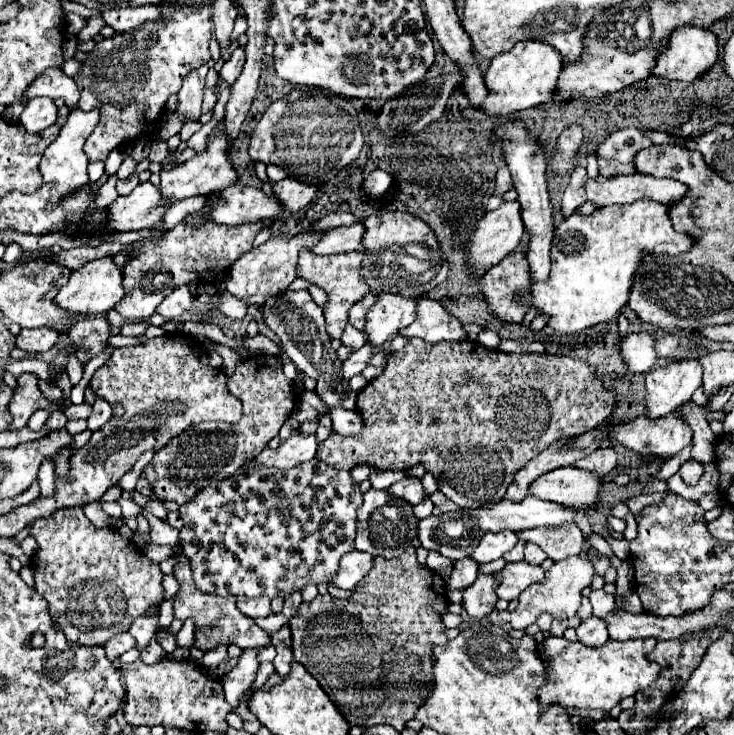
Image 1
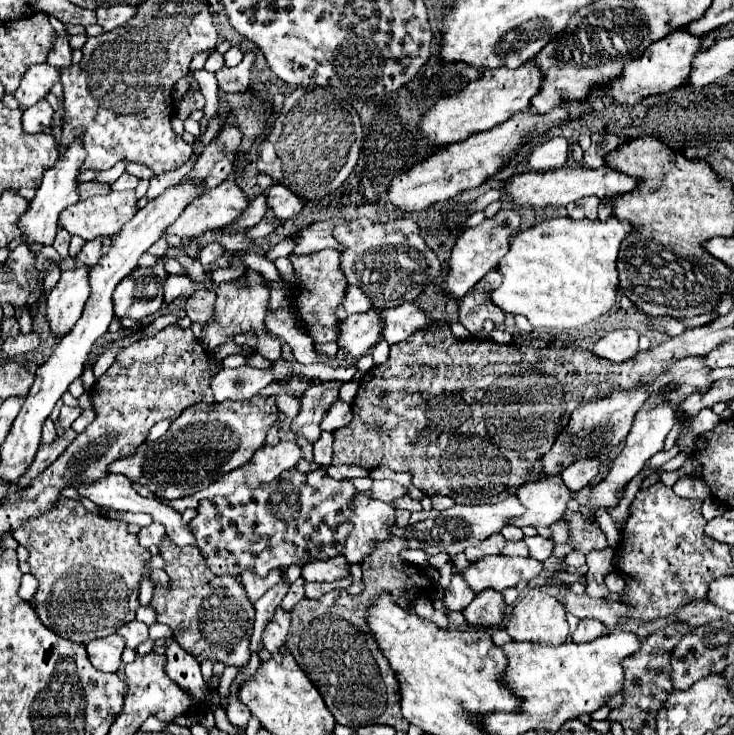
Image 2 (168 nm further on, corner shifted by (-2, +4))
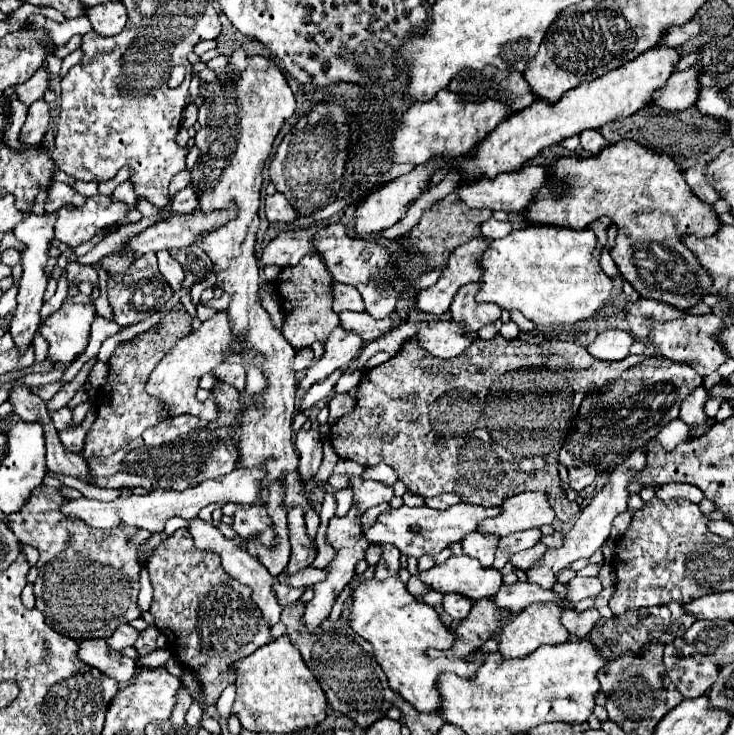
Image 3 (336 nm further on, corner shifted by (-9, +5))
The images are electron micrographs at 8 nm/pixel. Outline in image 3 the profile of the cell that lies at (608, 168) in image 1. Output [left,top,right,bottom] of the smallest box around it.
[581,131,609,155]

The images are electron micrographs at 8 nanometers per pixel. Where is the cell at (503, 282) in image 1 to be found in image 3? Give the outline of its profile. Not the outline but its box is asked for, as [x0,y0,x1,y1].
[449,283,501,333]

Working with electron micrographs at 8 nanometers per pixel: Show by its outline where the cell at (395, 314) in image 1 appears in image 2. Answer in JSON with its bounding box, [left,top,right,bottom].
[336,308,382,358]

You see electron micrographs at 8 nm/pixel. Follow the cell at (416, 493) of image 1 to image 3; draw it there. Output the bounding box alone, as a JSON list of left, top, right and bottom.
[351,477,393,511]

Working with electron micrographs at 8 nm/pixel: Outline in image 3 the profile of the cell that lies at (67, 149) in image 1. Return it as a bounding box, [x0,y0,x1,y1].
[9,213,57,351]

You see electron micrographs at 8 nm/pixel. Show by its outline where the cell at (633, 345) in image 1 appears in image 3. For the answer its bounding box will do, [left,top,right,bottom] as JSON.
[587,329,635,361]

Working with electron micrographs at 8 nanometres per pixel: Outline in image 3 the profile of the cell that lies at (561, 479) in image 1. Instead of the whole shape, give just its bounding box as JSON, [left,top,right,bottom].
[479,491,555,537]

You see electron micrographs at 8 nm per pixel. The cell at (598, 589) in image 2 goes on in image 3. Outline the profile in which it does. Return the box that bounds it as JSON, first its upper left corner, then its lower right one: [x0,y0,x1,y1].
[567,575,603,603]

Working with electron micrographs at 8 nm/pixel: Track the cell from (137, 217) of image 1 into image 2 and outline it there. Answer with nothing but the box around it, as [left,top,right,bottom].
[58,190,138,240]

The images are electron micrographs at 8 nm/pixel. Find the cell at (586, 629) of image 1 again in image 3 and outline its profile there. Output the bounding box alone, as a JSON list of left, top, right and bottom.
[561,609,601,639]

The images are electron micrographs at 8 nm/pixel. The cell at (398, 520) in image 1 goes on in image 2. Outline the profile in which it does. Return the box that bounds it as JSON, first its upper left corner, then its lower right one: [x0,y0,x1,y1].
[342,492,396,566]

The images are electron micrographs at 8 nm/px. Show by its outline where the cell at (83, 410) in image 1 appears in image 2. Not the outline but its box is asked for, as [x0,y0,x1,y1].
[58,406,80,430]

